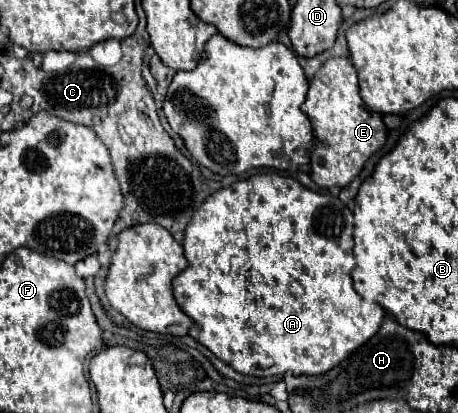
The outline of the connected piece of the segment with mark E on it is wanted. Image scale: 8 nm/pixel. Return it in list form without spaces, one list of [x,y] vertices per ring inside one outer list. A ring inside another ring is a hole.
[[[329,58],[309,82],[307,100],[301,110],[309,116],[317,134],[317,146],[311,152],[311,178],[327,190],[349,186],[367,160],[387,144],[387,126],[377,112],[369,112],[359,96],[357,72],[349,58]]]

